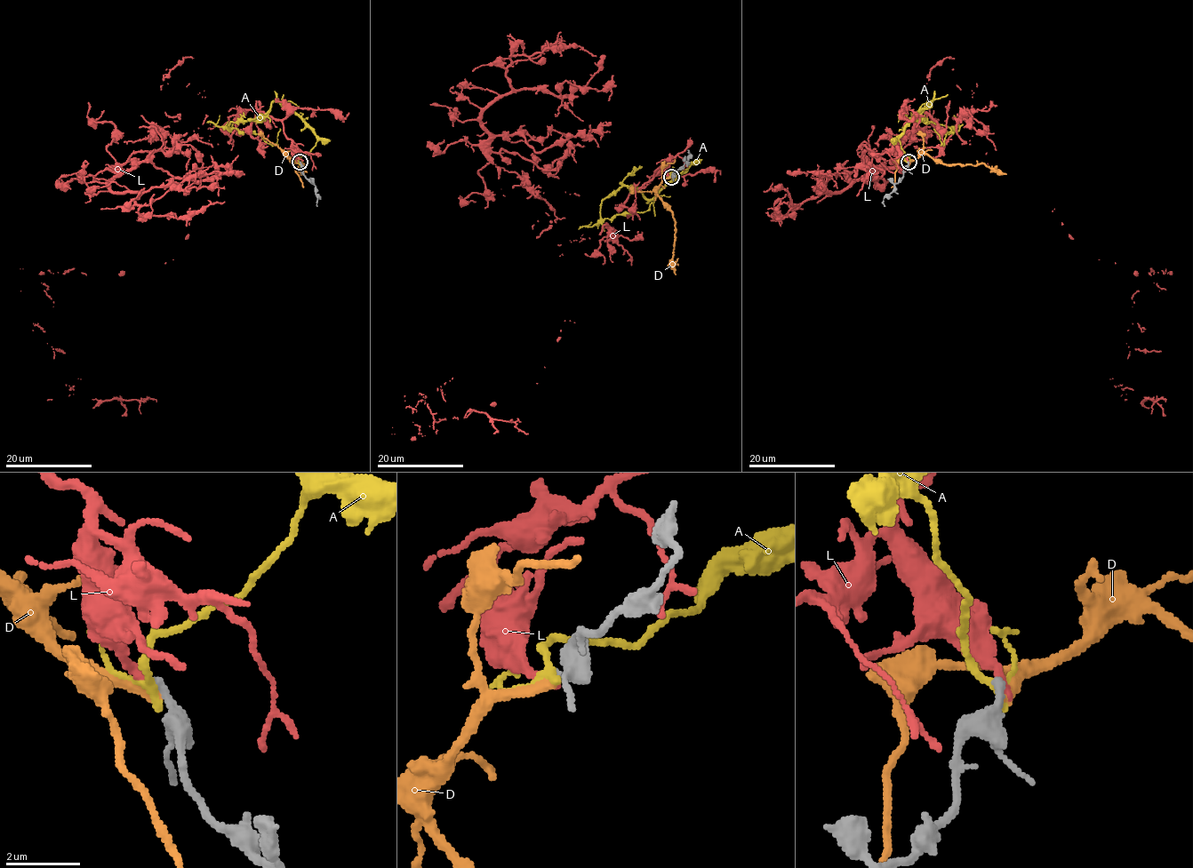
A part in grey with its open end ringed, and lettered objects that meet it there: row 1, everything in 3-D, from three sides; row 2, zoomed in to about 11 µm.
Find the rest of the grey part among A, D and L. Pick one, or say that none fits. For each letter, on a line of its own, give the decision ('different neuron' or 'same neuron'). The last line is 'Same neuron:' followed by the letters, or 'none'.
A: different neuron
D: different neuron
L: different neuron
Same neuron: none

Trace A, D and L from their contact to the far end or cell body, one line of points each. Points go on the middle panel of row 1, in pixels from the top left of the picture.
A: (671, 177), (688, 167), (652, 198), (620, 187), (602, 202), (601, 217), (644, 212), (652, 202)
D: (672, 177), (663, 180), (657, 195), (674, 220), (676, 274)
L: (672, 177), (621, 205), (642, 233), (559, 256), (537, 383), (424, 435), (409, 406), (528, 433)

